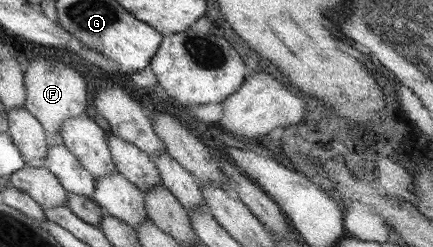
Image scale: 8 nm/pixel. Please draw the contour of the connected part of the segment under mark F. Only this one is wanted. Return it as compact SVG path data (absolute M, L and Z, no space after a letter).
M34 56L30 60L30 66L24 70L24 82L27 90L27 97L24 107L30 111L42 123L44 130L60 134L60 125L64 120L85 114L86 104L88 104L88 90L84 76L74 70L70 64L58 62L50 56Z

